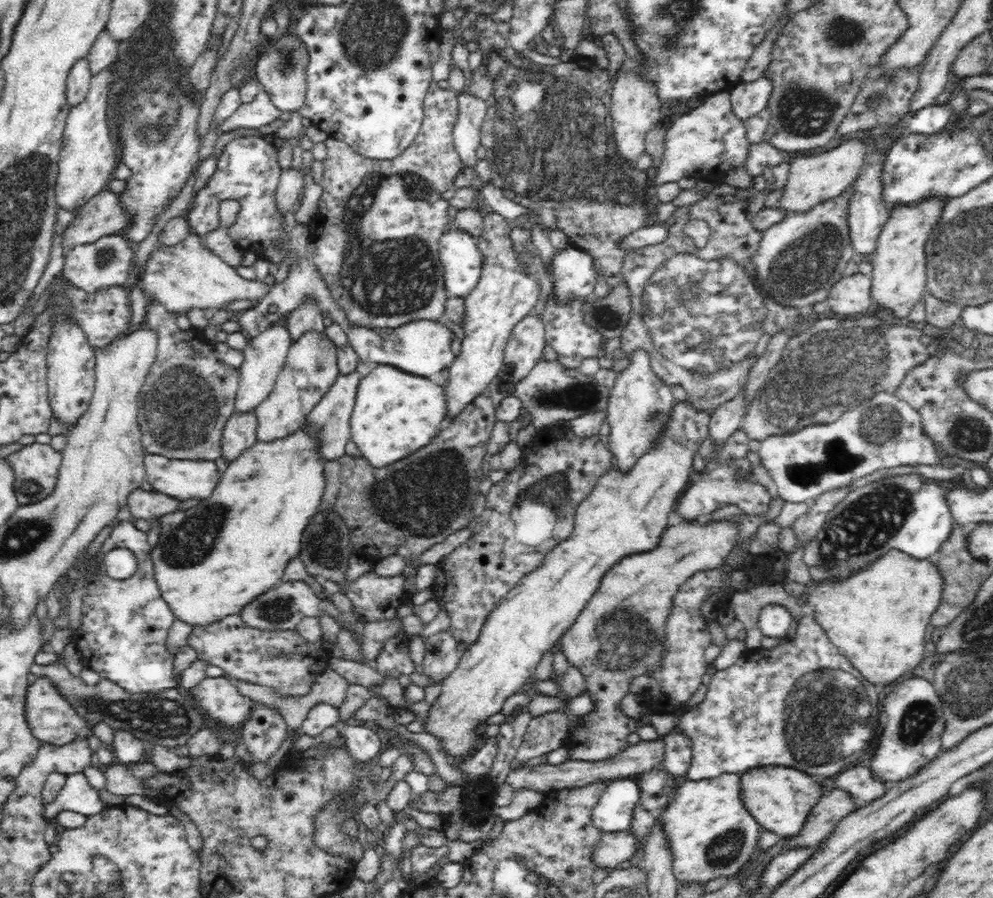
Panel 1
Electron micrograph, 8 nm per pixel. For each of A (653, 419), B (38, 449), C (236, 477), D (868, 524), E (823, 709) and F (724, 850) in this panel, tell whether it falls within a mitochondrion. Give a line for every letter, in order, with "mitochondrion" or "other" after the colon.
A: mitochondrion
B: other
C: other
D: mitochondrion
E: mitochondrion
F: mitochondrion

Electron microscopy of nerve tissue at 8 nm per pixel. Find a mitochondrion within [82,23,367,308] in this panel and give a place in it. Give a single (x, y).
(163, 125)

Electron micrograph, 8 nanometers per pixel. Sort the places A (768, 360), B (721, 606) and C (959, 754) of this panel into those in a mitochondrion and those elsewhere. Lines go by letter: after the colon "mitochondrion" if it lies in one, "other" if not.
A: mitochondrion
B: other
C: other

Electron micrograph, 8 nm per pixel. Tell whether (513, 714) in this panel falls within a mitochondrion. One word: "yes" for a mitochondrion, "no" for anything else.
no

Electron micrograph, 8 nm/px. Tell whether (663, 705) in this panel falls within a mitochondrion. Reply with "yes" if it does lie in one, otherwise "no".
no

